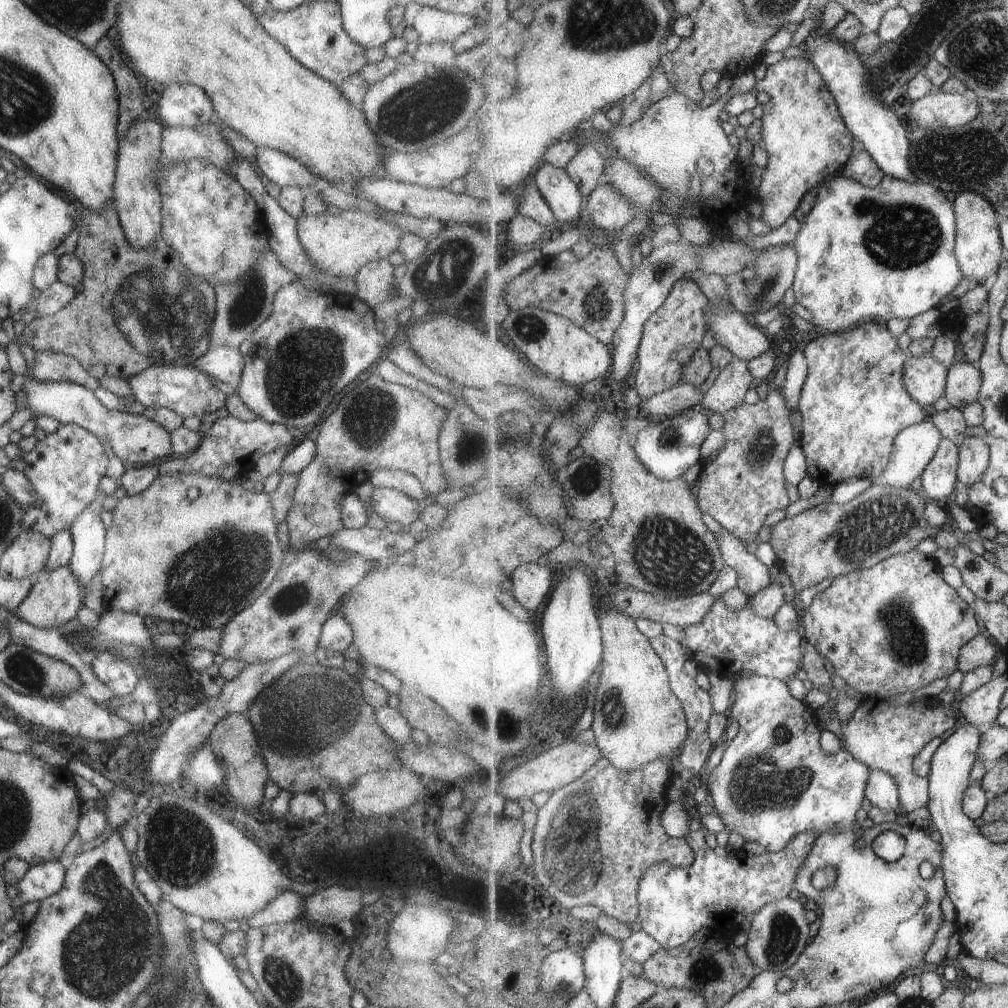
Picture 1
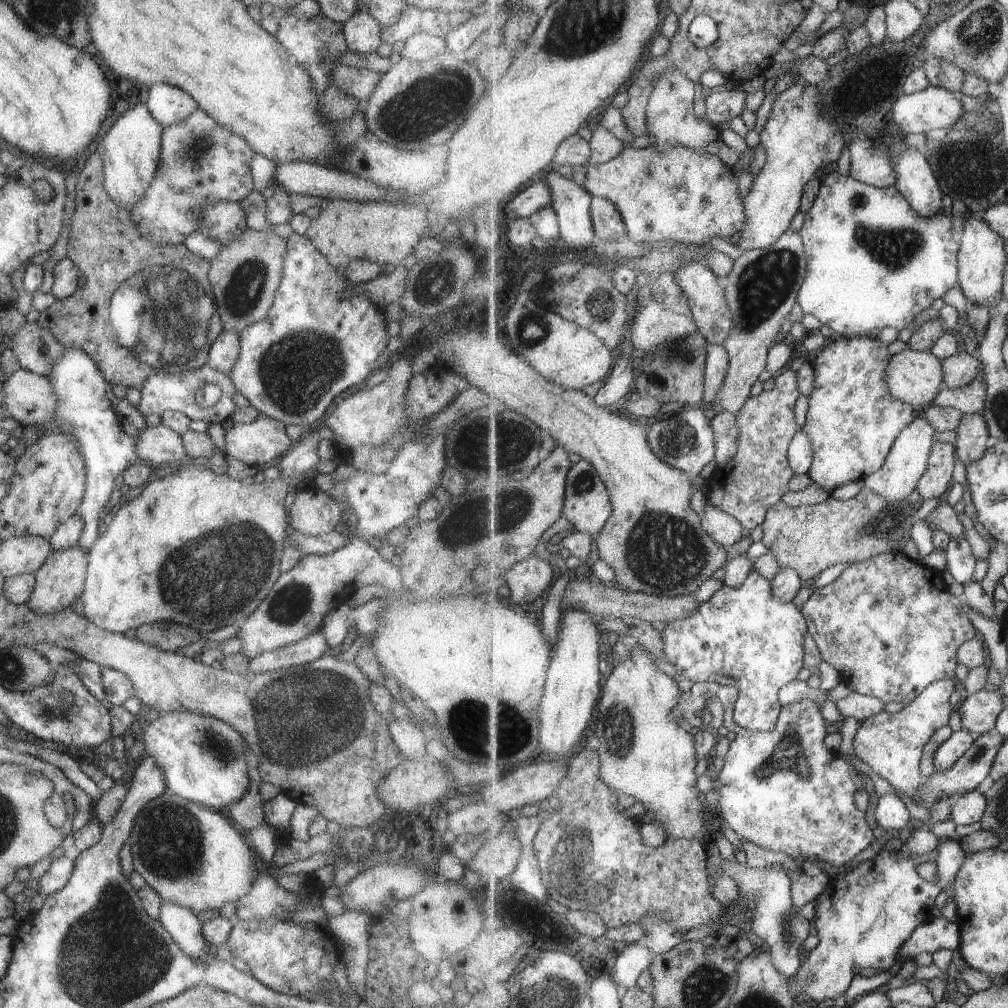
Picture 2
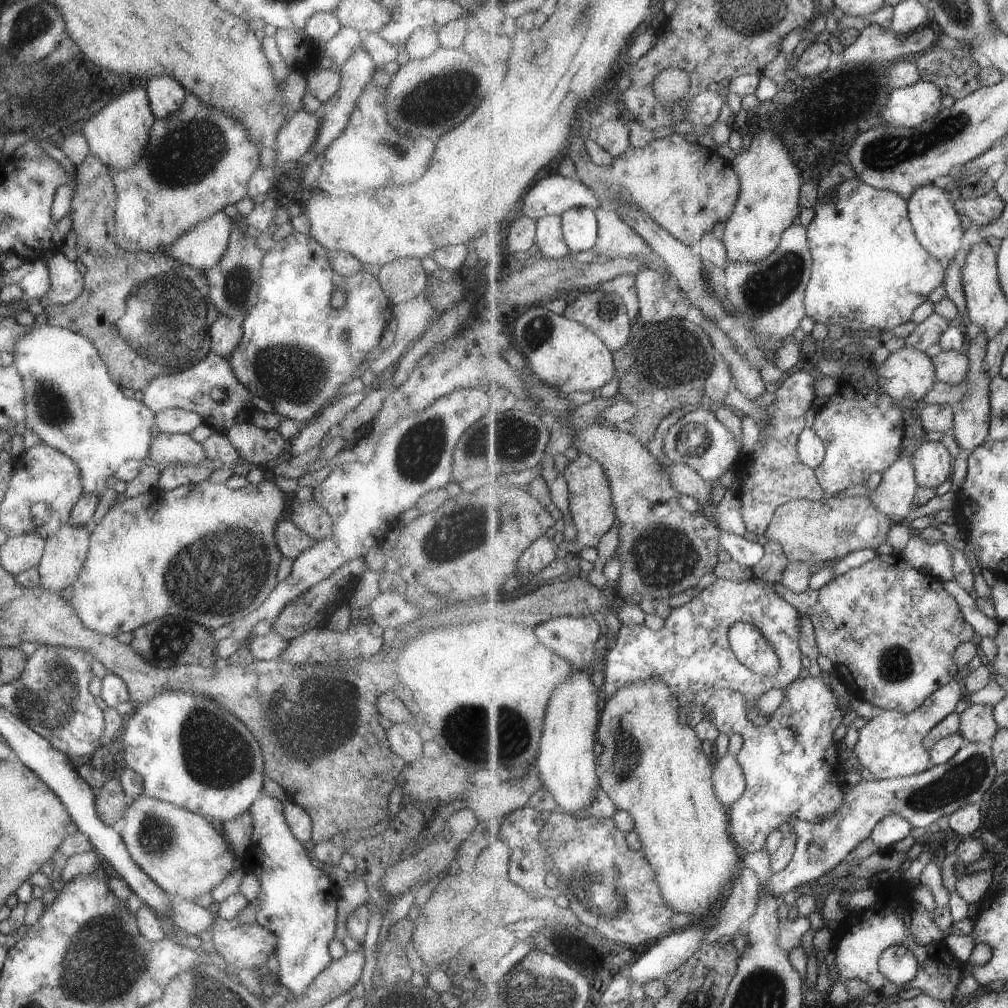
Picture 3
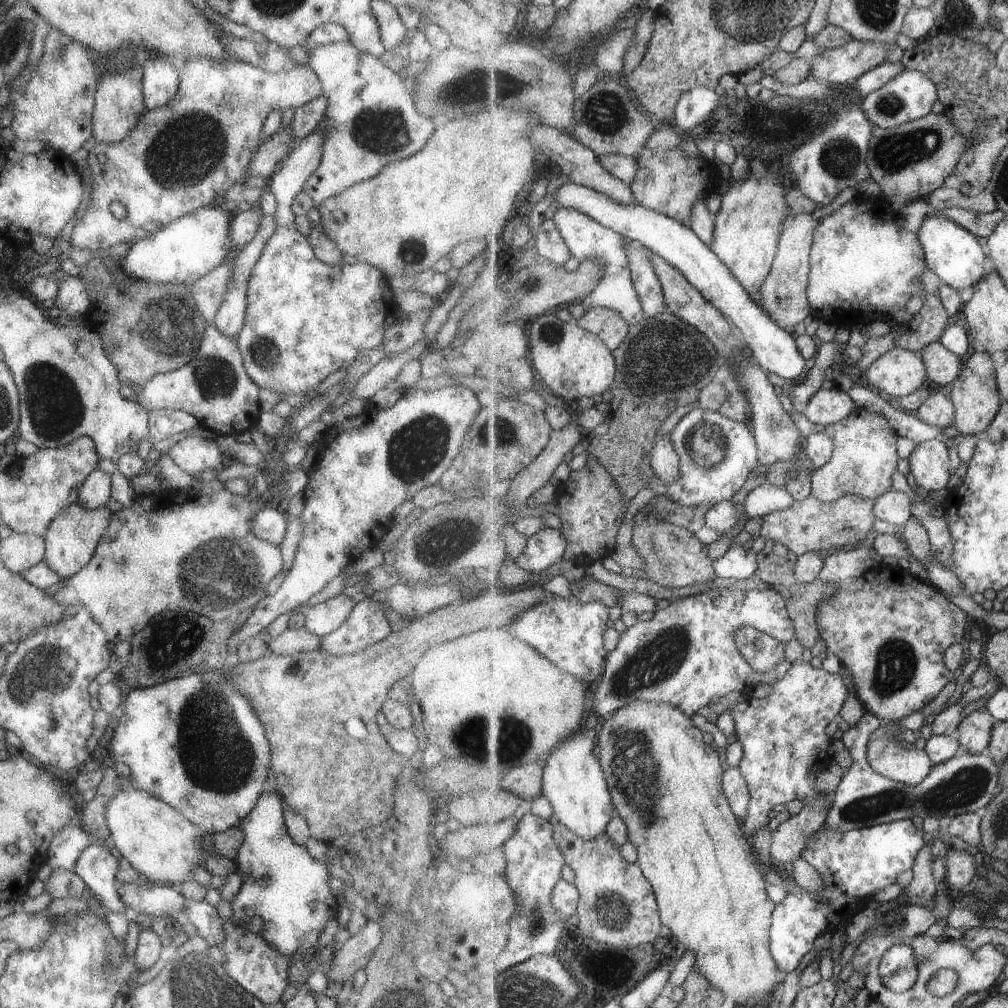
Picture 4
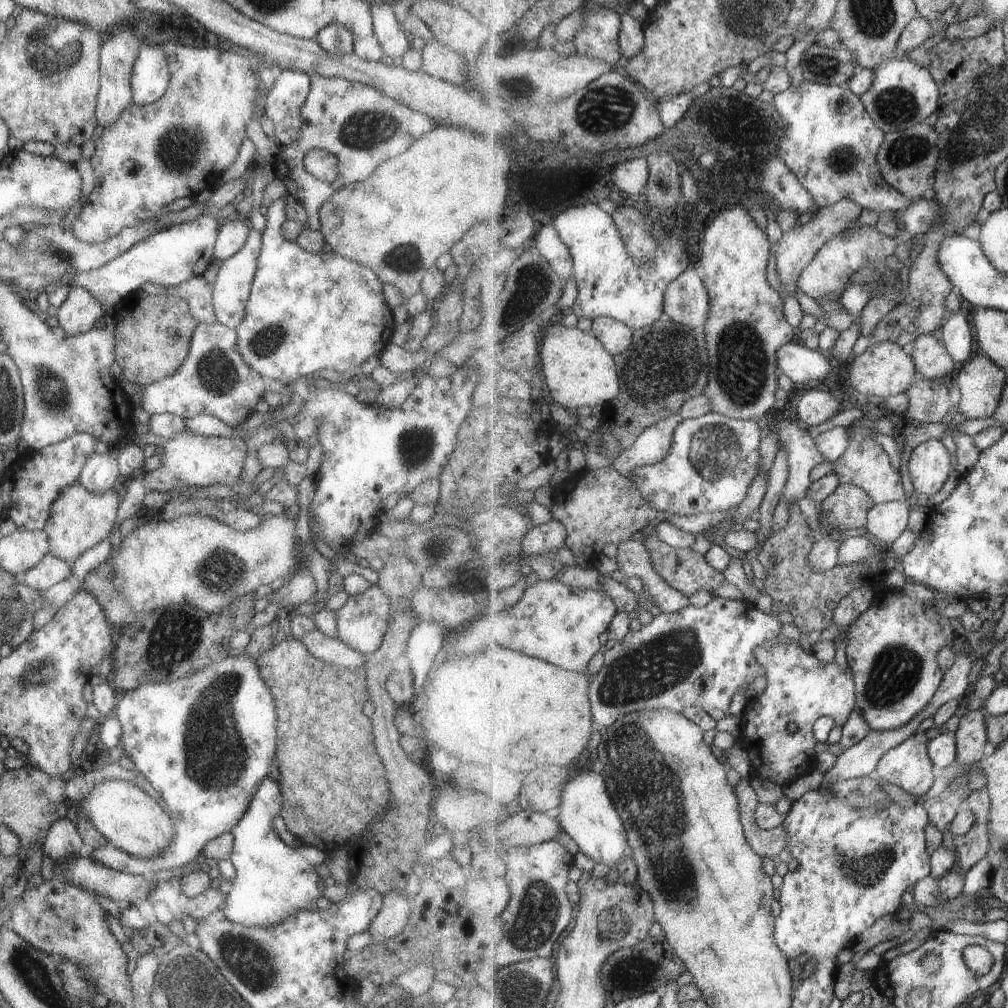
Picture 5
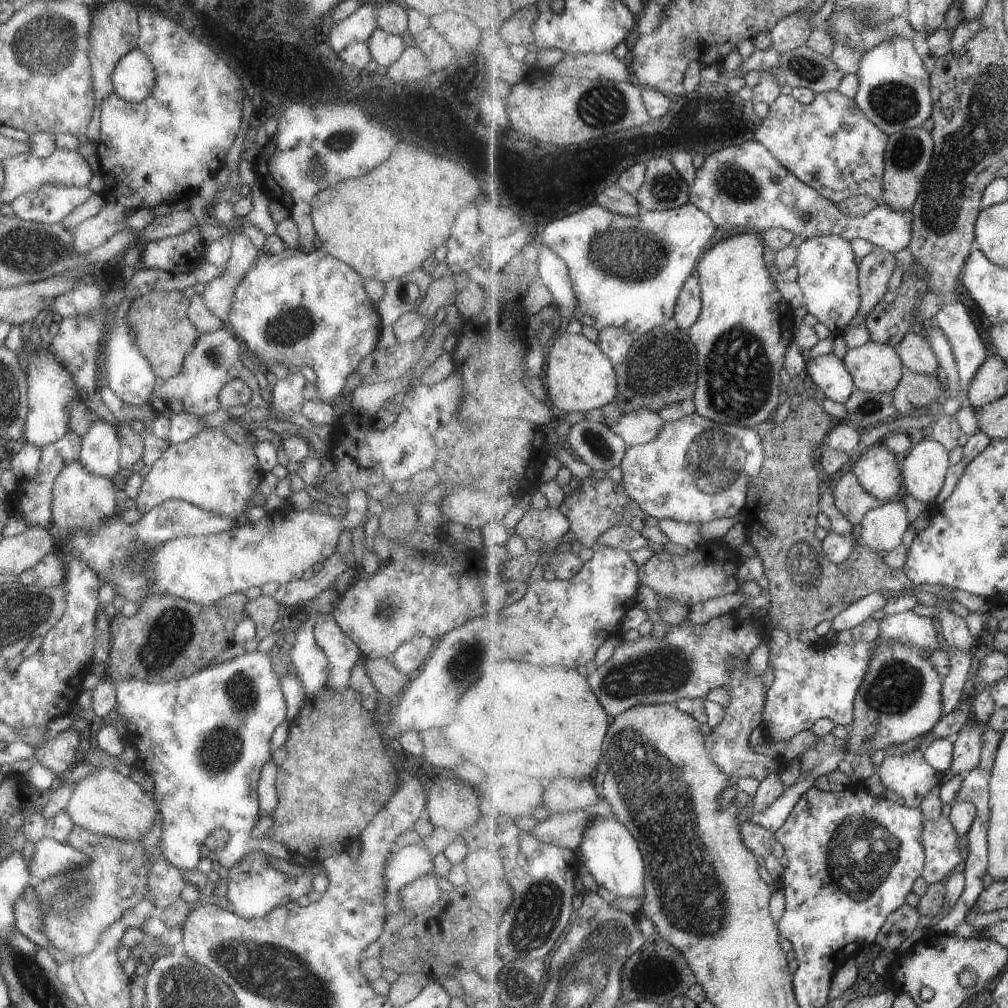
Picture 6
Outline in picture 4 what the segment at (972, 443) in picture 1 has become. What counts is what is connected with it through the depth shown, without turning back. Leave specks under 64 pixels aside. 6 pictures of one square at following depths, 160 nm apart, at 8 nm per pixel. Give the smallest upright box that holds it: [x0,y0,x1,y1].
[947,351,1004,437]

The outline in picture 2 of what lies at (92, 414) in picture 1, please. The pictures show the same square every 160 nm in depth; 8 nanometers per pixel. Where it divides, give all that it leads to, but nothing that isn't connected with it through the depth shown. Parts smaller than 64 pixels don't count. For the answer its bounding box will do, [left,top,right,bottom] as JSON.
[1,369,187,468]

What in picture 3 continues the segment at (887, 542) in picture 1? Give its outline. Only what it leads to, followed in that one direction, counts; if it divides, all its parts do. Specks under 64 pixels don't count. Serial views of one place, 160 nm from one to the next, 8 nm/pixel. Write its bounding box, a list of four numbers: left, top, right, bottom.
[765,496,894,569]

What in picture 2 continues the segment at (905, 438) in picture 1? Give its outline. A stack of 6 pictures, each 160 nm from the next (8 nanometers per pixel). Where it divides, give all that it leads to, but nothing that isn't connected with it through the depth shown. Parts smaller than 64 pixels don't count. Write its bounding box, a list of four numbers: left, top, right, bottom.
[863,413,937,501]

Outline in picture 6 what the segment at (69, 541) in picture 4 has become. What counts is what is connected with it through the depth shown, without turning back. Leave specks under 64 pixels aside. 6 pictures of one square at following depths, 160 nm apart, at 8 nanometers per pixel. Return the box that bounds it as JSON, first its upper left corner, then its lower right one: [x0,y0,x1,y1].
[50,461,116,536]

